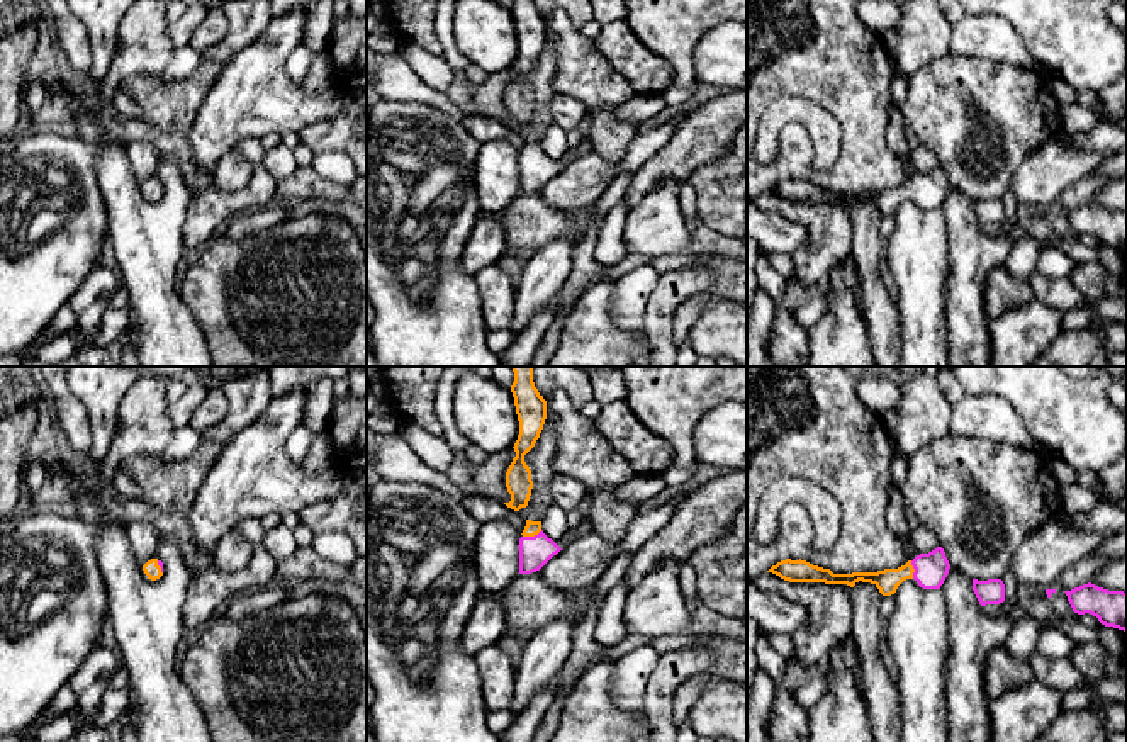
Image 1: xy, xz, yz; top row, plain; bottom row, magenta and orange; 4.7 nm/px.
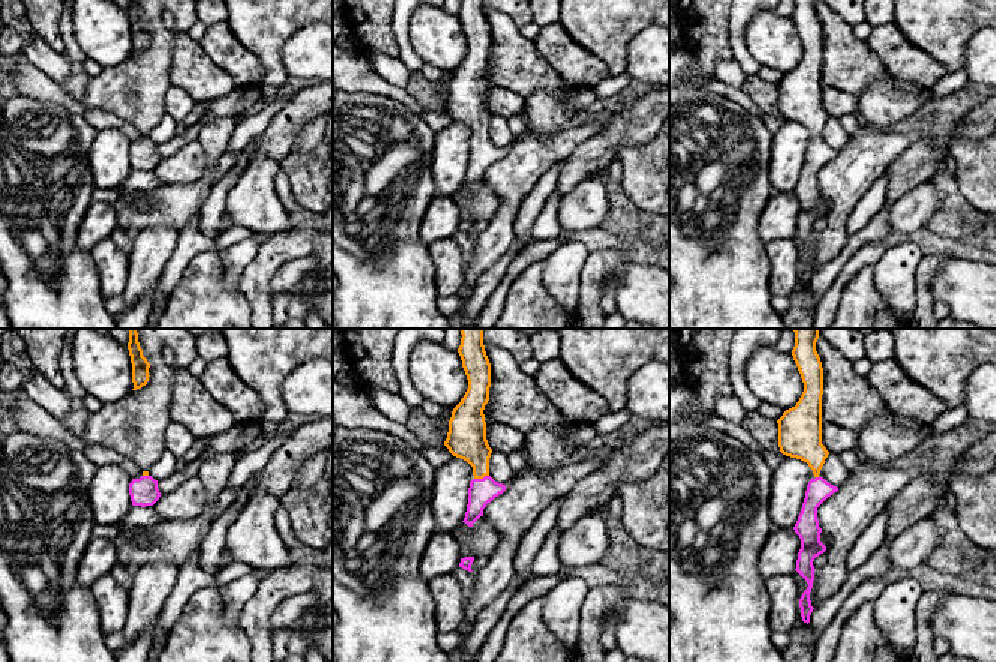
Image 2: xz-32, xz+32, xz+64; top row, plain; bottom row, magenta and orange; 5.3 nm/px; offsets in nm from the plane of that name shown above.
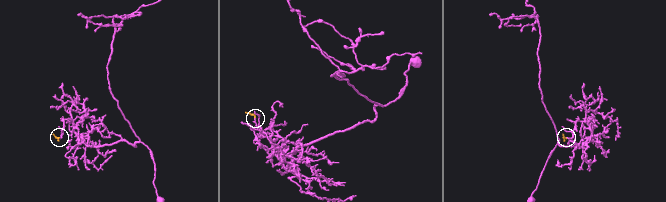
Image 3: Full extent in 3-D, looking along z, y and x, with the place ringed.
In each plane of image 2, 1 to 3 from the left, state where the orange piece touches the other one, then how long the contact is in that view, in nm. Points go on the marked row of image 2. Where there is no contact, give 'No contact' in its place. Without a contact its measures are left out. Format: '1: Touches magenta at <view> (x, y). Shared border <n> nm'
1: Touches magenta at xz-32 (146, 476). Shared border 30 nm
2: Touches magenta at xz+32 (480, 479). Shared border 80 nm
3: No contact

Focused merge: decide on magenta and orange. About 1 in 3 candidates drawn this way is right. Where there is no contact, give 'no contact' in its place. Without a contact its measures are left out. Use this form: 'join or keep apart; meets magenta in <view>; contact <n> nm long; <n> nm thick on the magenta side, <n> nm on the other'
join; meets magenta in xz; contact 100 nm long; 150 nm thick on the magenta side, 70 nm on the other

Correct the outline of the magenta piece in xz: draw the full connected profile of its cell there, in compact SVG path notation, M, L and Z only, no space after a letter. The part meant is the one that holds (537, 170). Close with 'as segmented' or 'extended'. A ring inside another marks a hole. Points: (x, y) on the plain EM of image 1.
M526 139L519 158L519 194L540 190L562 168L541 149L541 141Z; extended

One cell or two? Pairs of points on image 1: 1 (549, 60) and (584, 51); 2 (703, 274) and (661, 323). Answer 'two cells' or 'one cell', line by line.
1: two cells
2: one cell

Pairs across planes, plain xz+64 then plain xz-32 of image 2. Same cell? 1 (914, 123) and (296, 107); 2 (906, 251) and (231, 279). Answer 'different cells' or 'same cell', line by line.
1: different cells
2: same cell

